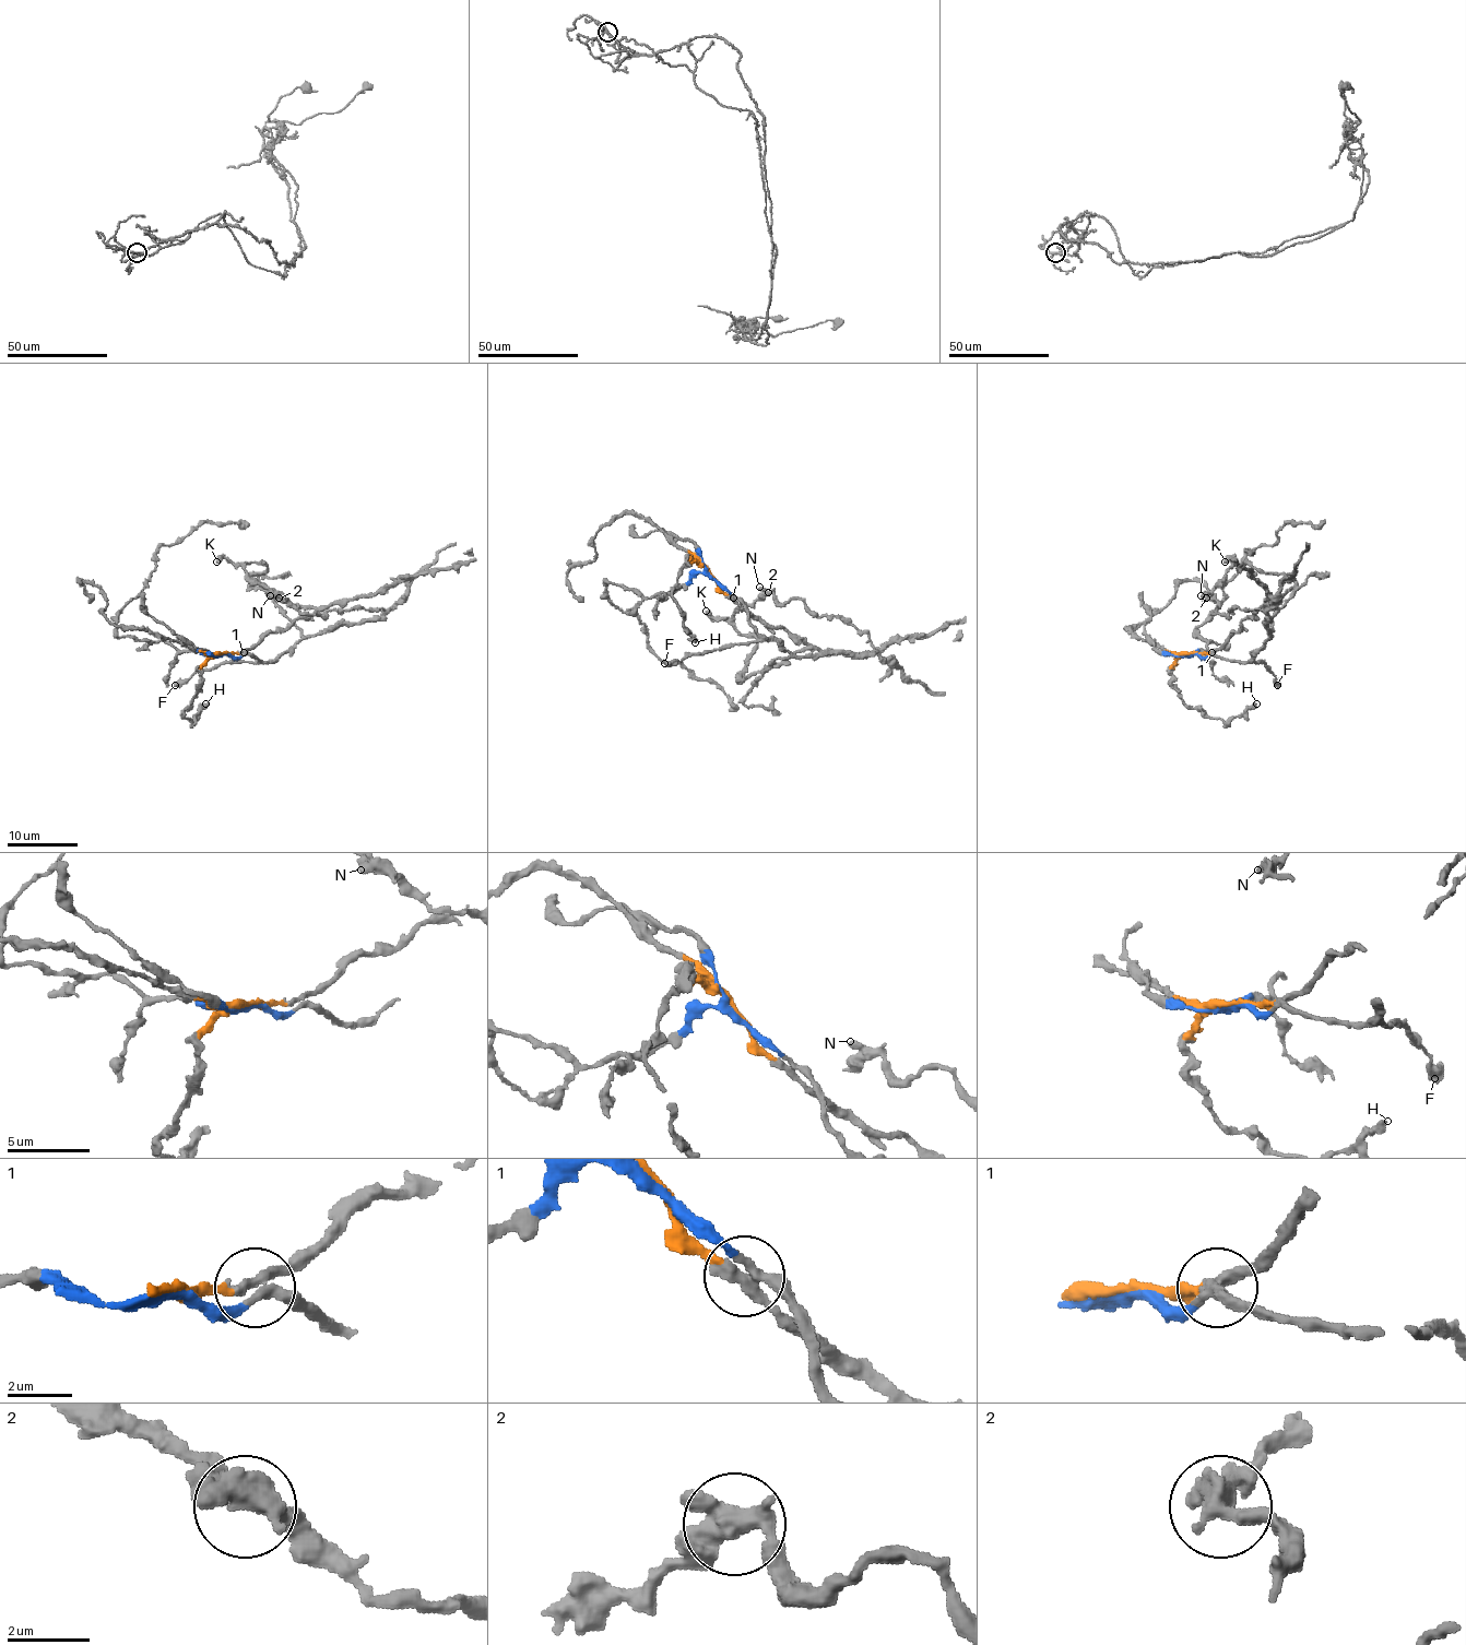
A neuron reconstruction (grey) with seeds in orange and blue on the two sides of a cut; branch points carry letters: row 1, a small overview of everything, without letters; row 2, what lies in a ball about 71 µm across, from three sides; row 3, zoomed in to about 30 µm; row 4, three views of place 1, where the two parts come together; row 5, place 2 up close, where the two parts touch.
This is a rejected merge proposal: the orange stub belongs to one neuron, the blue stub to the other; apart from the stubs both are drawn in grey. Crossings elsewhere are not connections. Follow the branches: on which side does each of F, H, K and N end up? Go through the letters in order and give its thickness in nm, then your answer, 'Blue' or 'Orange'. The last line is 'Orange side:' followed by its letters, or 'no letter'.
F: Thickness 420 nm. Blue
H: Thickness 500 nm. Orange
K: Thickness 550 nm. Orange
N: Thickness 440 nm. Blue
Orange side: H, K

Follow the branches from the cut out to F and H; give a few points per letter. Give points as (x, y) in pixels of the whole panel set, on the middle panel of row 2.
F: (710, 574), (743, 605), (746, 620), (757, 638), (664, 663)
H: (710, 571), (690, 557), (677, 574), (673, 592), (683, 628), (696, 642)

